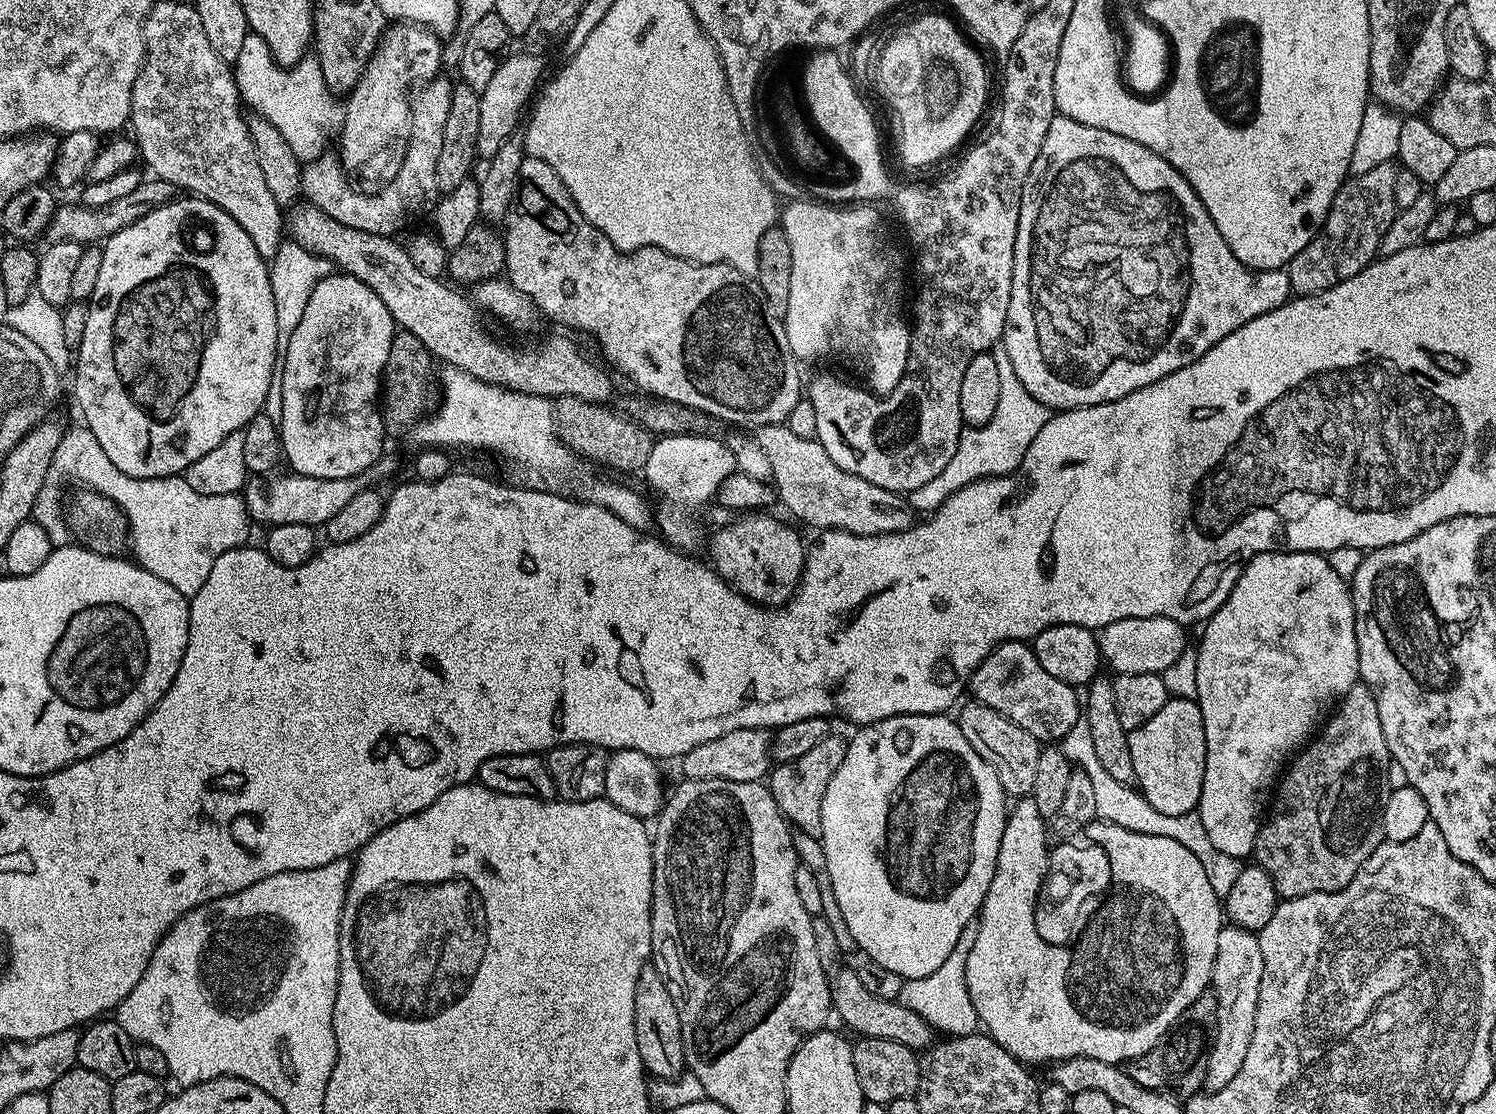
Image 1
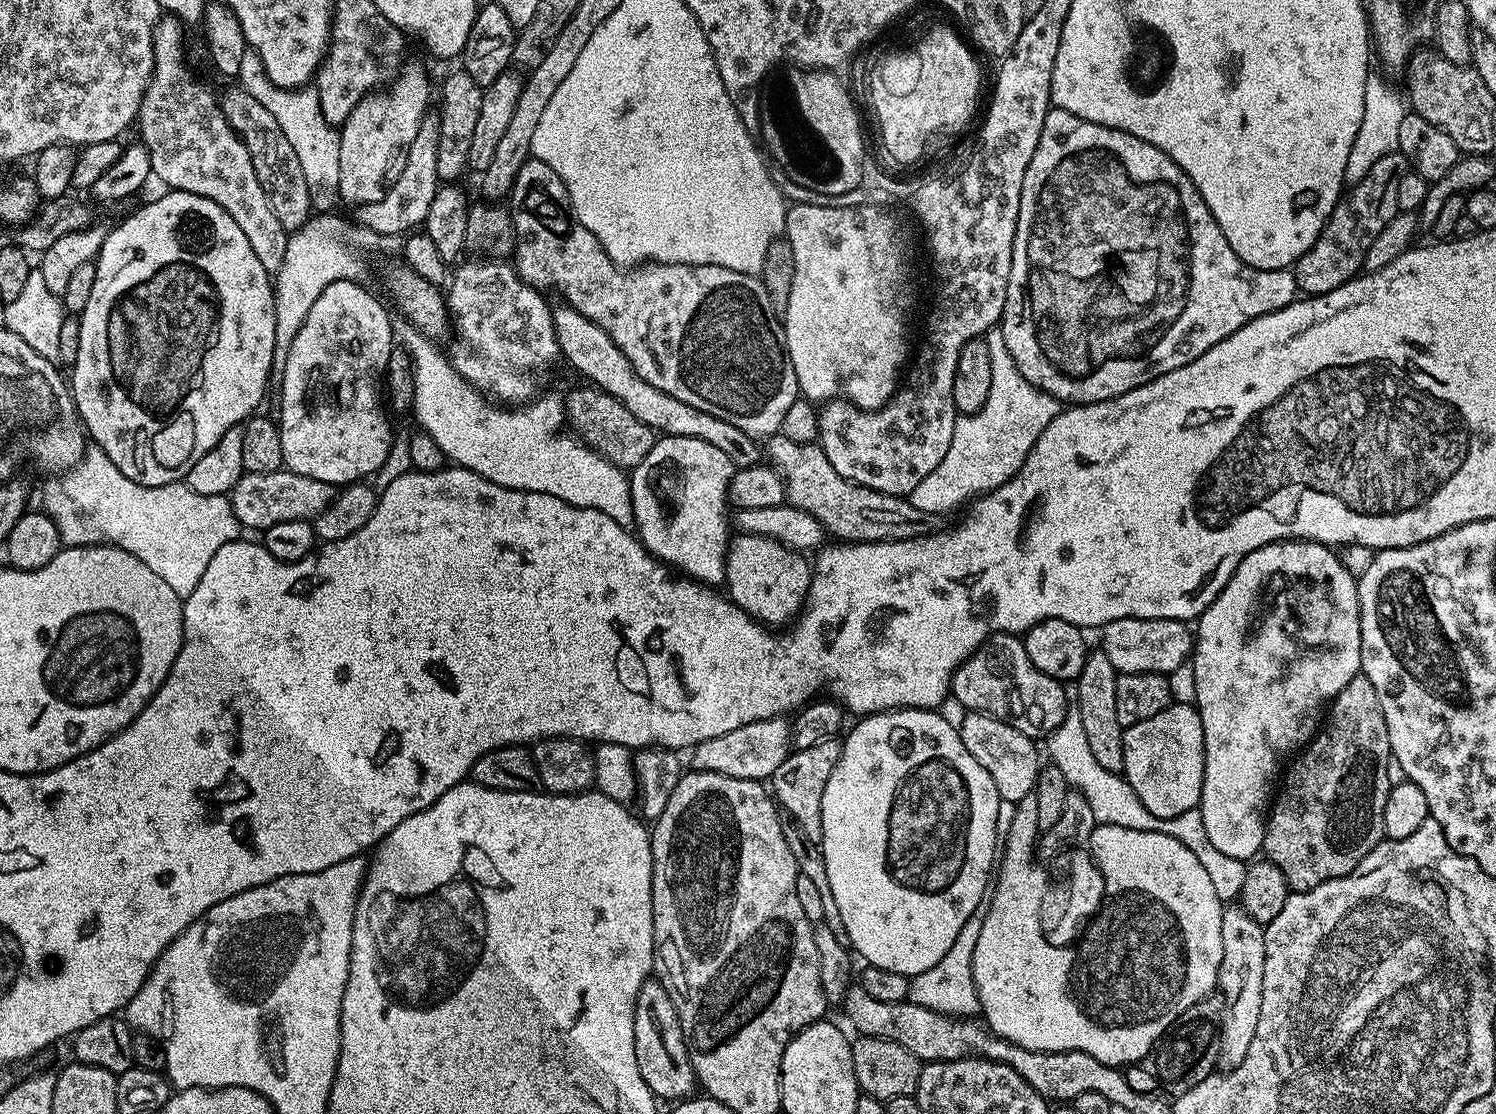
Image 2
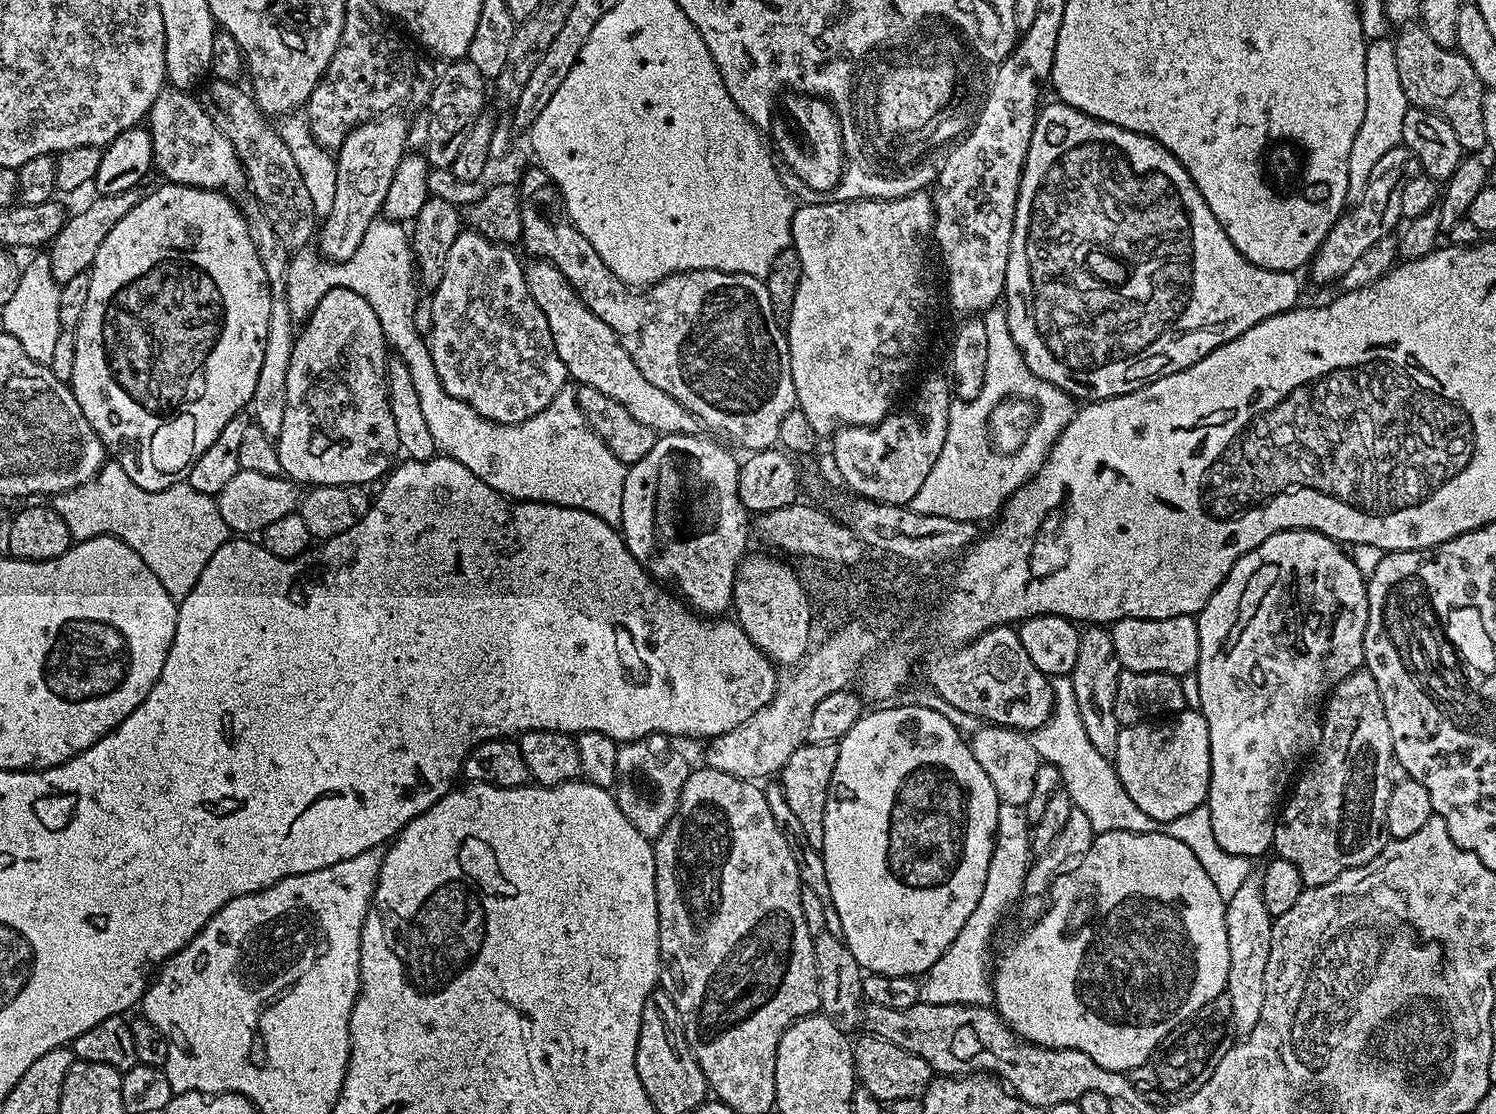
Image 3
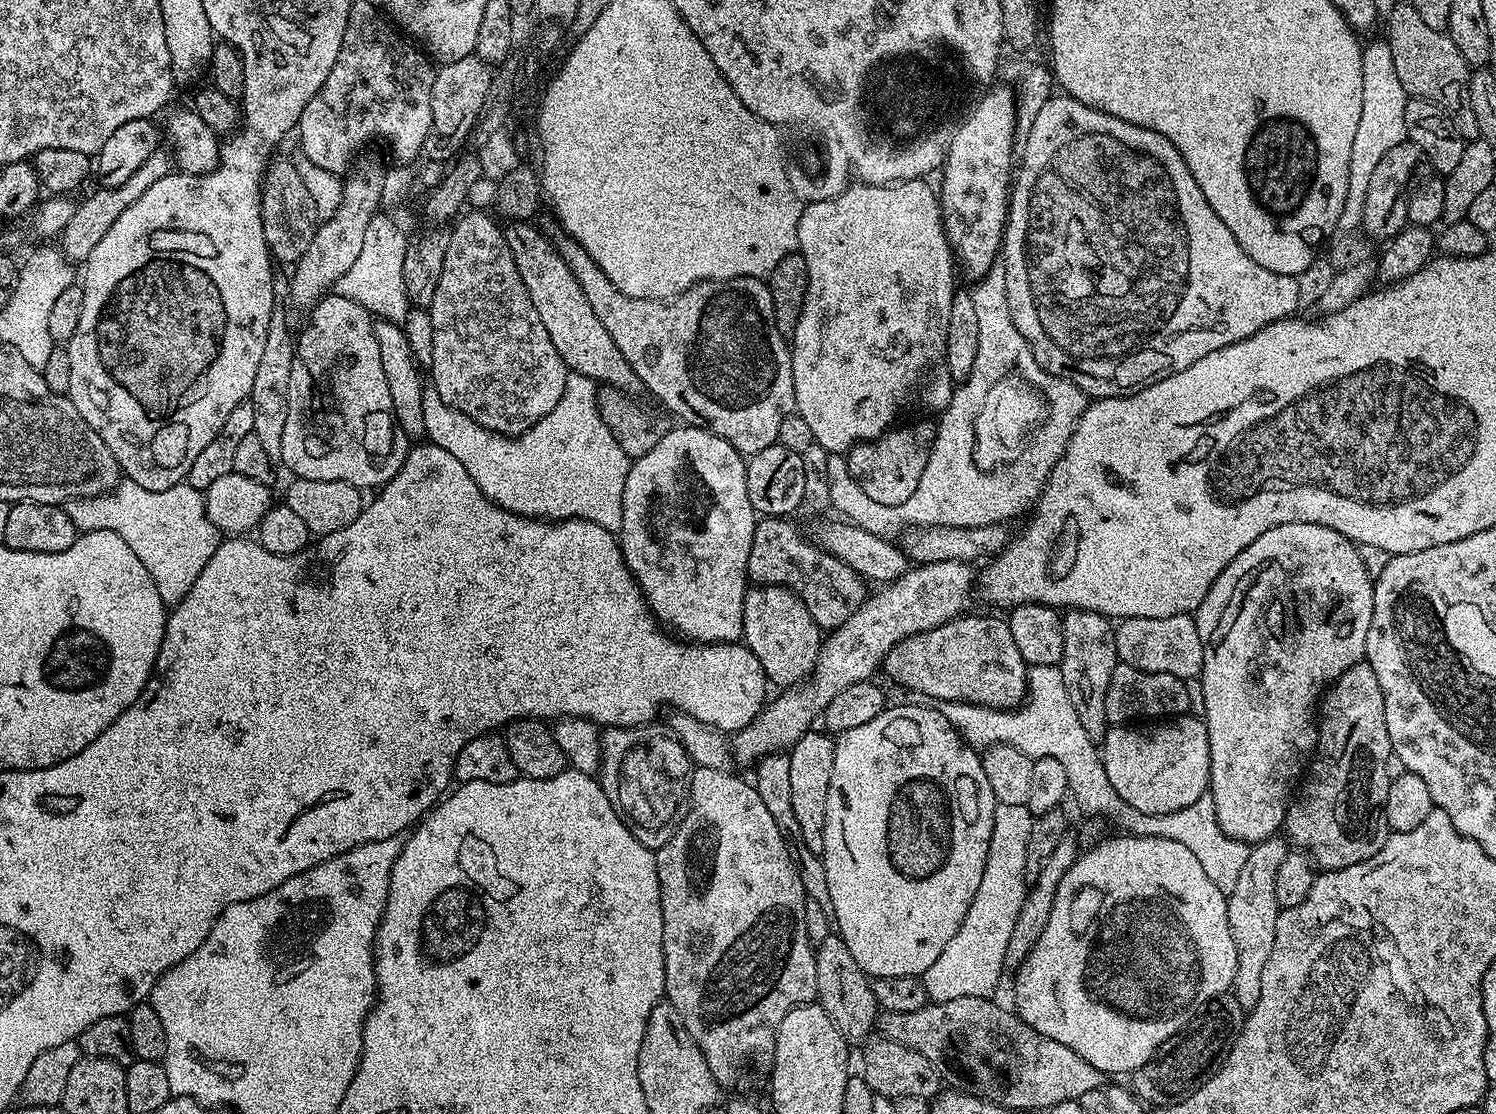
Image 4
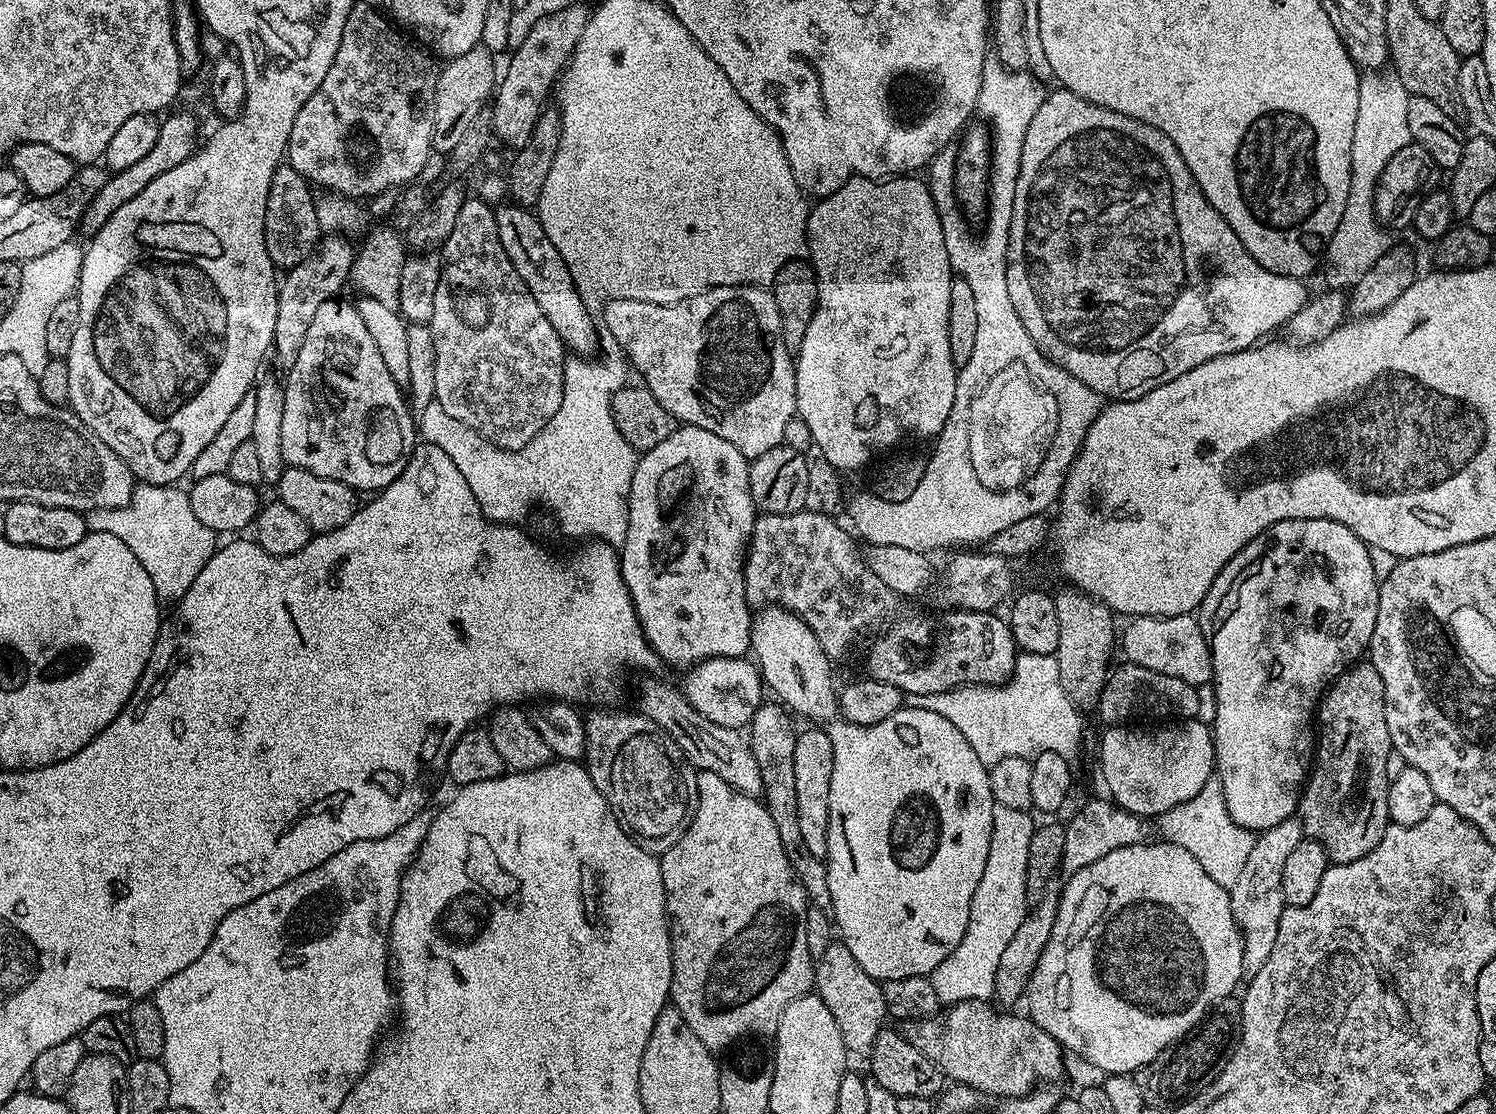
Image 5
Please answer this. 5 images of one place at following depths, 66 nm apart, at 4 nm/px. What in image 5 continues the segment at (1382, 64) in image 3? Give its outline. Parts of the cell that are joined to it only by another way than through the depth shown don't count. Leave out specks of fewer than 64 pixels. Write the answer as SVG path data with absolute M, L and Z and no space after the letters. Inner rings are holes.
M1368 70L1360 77L1358 118L1354 121L1354 142L1350 142L1350 194L1346 194L1346 210L1342 210L1338 230L1334 230L1332 241L1322 257L1322 272L1324 268L1324 280L1328 283L1325 285L1329 289L1351 289L1358 278L1362 278L1362 274L1388 252L1389 233L1376 218L1374 198L1376 183L1382 170L1386 170L1386 162L1390 162L1402 146L1412 143L1410 122L1406 122L1408 97L1395 71L1377 74Z

